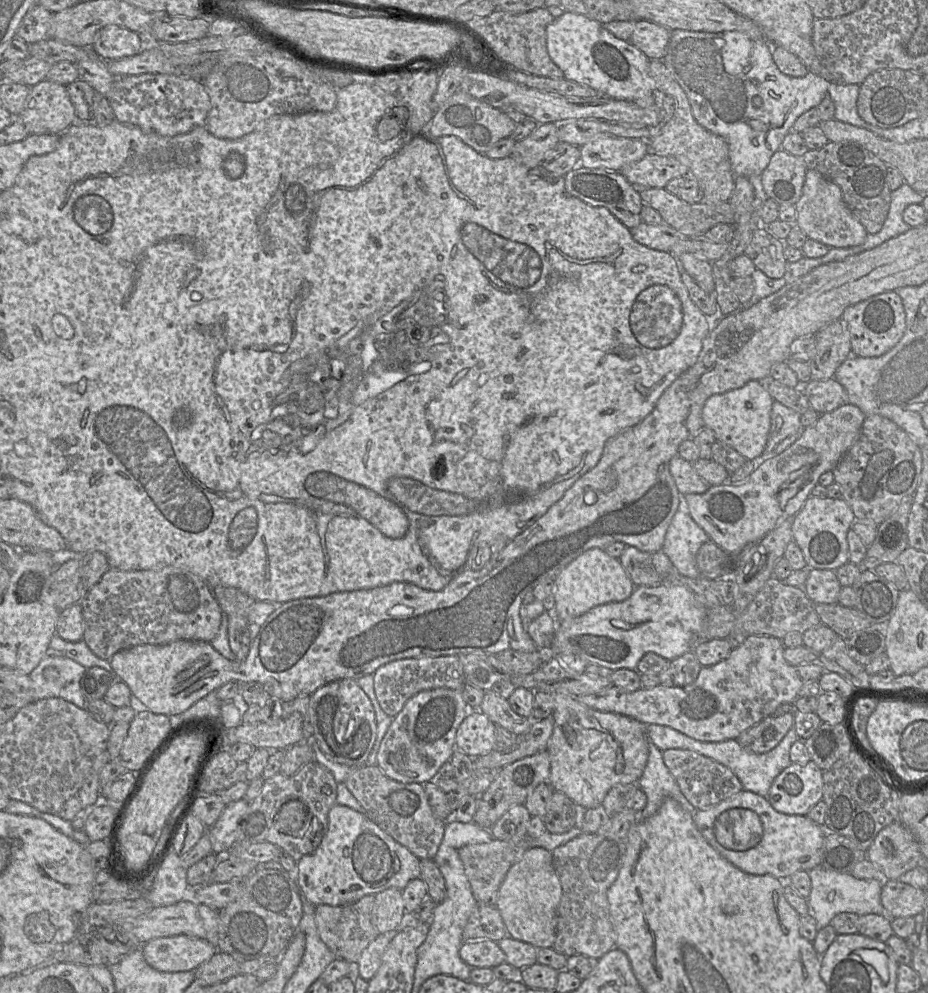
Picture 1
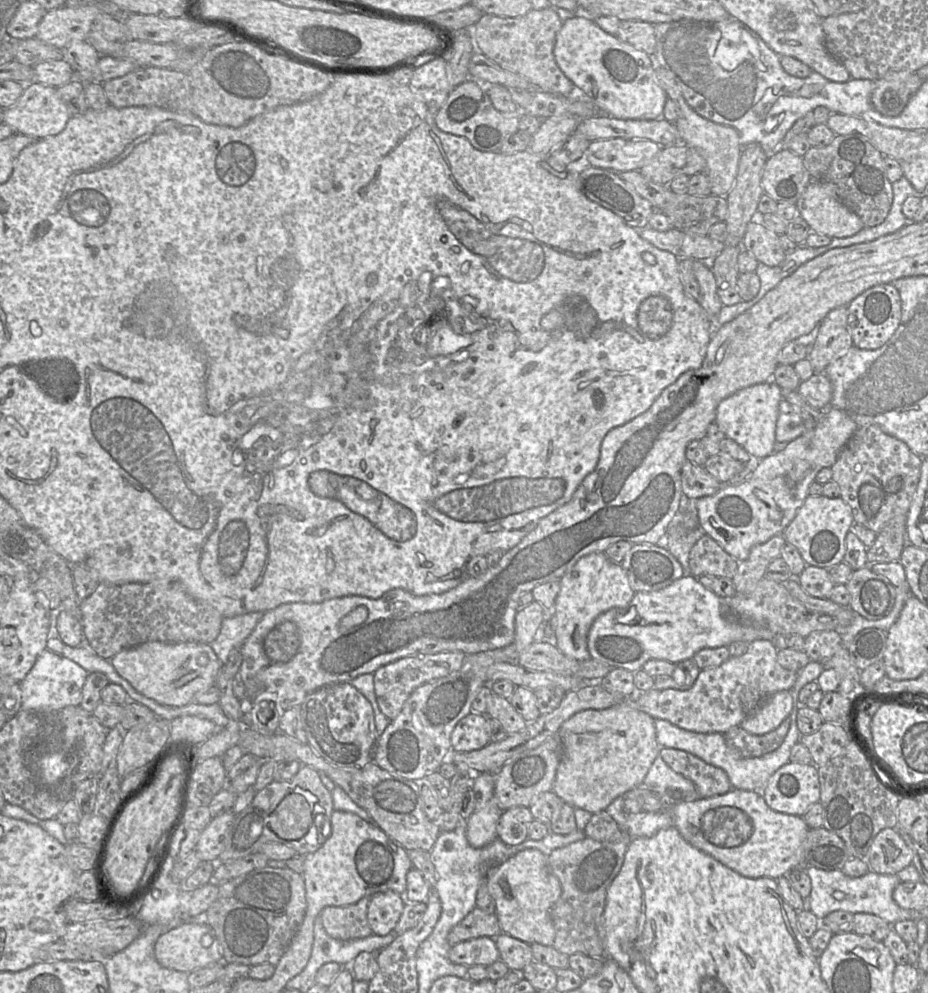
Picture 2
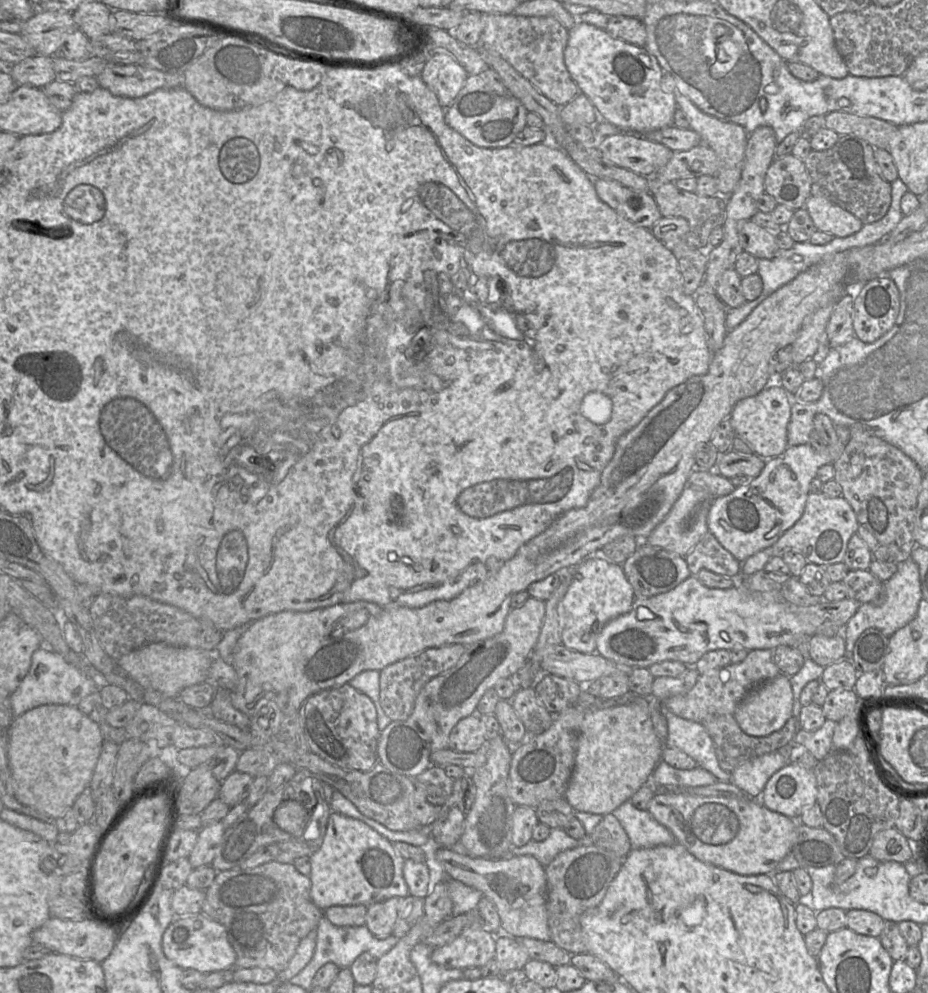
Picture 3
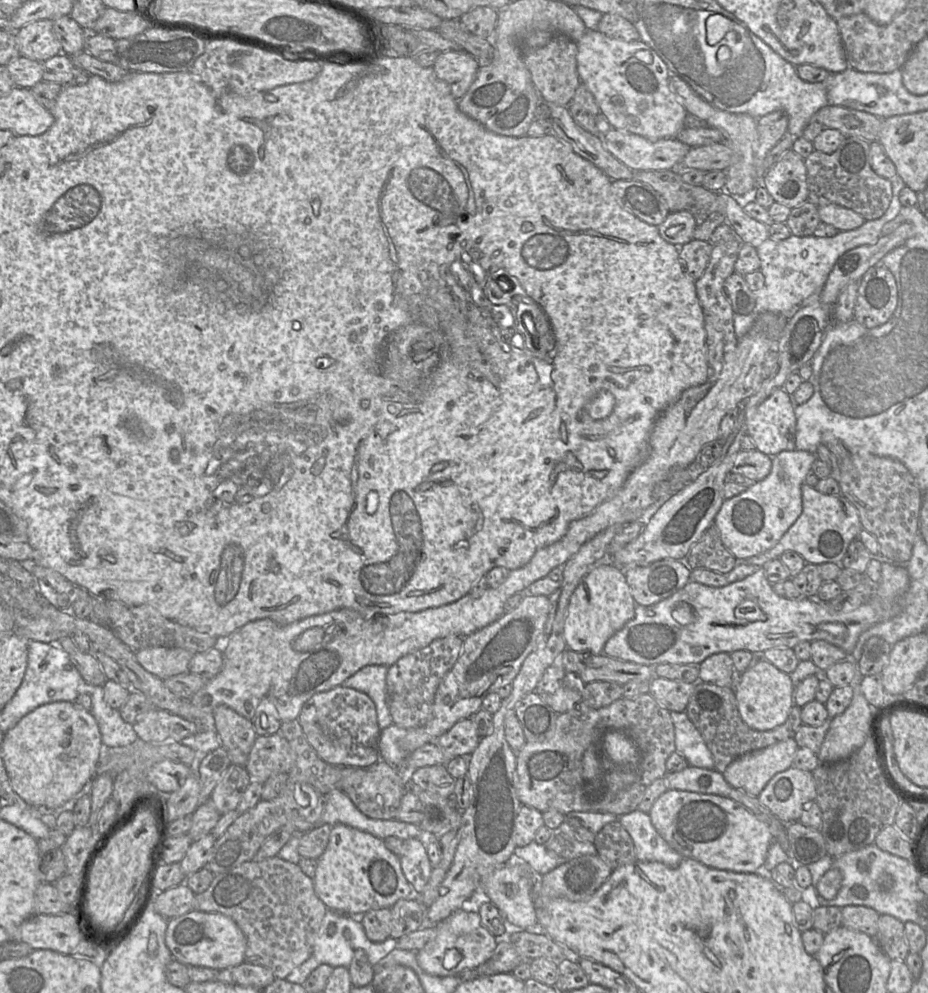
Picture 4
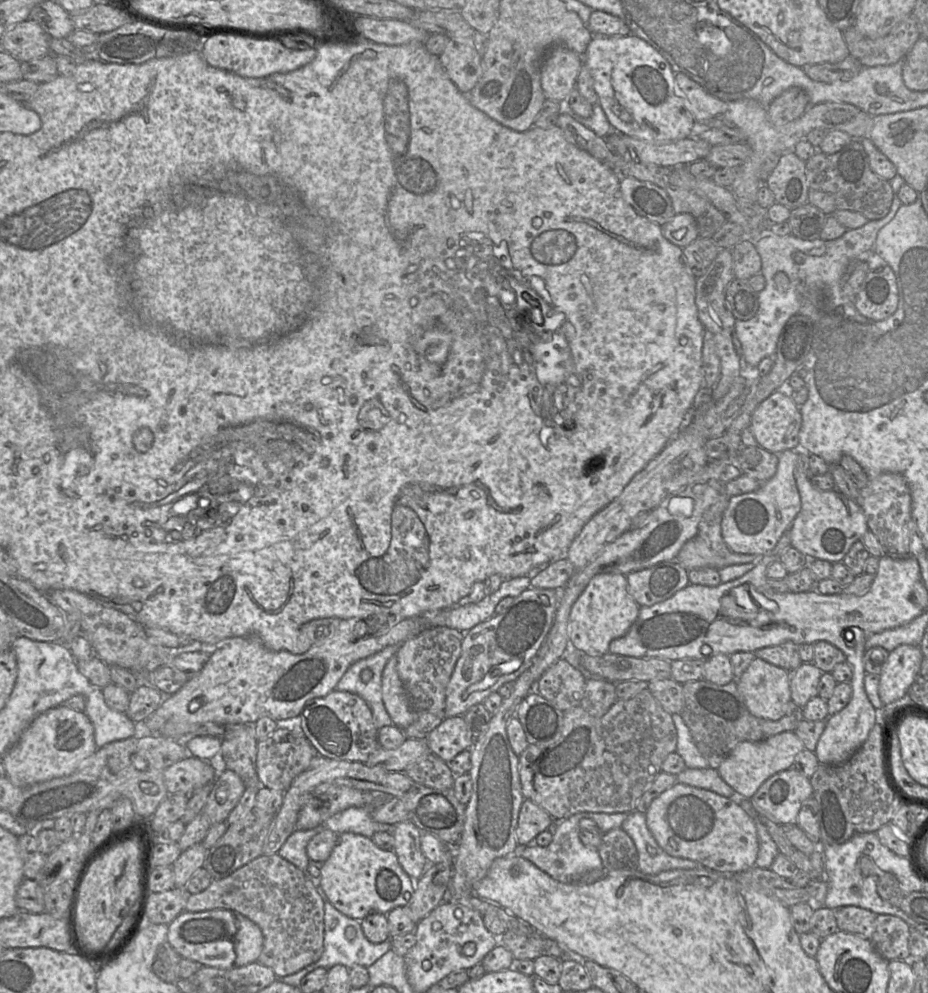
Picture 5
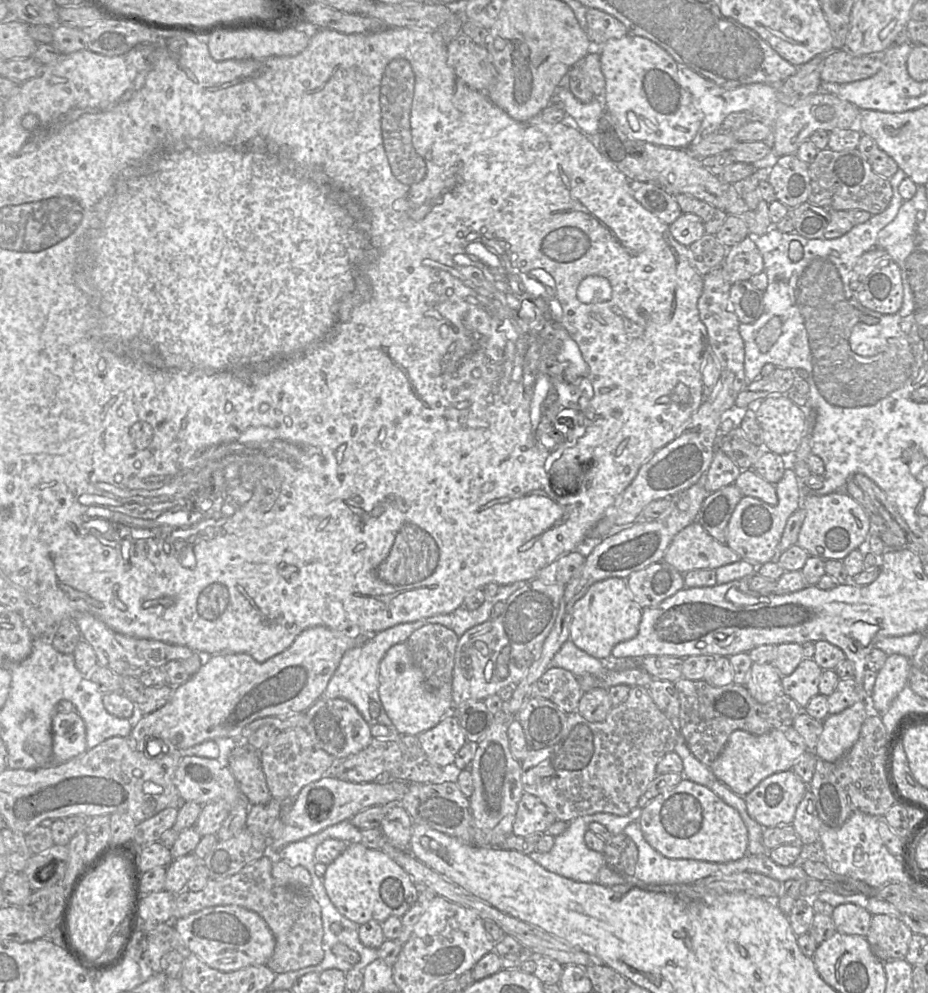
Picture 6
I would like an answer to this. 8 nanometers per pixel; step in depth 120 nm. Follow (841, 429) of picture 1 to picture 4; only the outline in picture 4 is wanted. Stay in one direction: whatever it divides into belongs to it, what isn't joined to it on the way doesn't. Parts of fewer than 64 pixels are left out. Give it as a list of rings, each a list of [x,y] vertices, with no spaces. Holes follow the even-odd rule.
[[[798,449],[782,451],[772,457],[769,475],[752,482],[744,492],[723,501],[713,523],[719,531],[723,545],[737,560],[746,560],[772,548],[798,519],[803,510],[801,487],[816,458],[816,455],[809,451]]]

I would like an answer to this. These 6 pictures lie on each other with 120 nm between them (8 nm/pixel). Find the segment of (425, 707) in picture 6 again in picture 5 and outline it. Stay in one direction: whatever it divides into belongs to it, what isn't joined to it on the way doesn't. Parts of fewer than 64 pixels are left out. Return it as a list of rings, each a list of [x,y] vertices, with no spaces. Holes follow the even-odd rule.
[[[396,654],[389,659],[383,670],[382,698],[394,725],[405,729],[415,721],[415,712],[398,675]]]

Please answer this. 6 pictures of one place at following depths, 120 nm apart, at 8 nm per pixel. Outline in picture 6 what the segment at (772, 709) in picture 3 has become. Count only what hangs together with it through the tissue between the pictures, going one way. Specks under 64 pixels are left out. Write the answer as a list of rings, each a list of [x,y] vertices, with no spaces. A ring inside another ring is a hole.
[[[752,663],[745,687],[757,702],[765,704],[784,694],[781,679],[772,664]]]

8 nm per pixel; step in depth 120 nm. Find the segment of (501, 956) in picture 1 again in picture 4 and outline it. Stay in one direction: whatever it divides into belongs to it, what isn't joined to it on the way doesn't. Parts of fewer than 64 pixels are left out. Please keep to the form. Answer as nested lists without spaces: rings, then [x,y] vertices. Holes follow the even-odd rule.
[[[458,909],[435,927],[435,937],[416,952],[418,965],[433,976],[455,976],[464,969],[476,969],[491,958],[499,942],[499,938],[483,926],[478,912]]]

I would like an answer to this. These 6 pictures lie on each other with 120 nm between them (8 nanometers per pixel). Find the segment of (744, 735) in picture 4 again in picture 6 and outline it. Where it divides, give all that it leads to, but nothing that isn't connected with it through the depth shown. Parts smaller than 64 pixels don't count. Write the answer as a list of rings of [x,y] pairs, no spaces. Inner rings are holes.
[[[680,678],[674,682],[680,701],[679,720],[681,732],[691,753],[704,765],[710,767],[722,753],[728,738],[735,730],[744,730],[754,735],[762,735],[773,729],[793,725],[795,717],[802,711],[801,707],[789,696],[782,694],[774,700],[761,704],[757,702],[744,685],[730,683],[715,687],[705,680],[688,680]]]

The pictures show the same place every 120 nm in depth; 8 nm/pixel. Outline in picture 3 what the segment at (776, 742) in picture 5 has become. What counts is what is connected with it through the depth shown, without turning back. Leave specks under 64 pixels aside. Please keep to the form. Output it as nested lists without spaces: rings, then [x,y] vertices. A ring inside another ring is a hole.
[[[773,751],[748,760],[731,772],[731,782],[750,798],[760,799],[769,778],[786,766],[788,758]]]

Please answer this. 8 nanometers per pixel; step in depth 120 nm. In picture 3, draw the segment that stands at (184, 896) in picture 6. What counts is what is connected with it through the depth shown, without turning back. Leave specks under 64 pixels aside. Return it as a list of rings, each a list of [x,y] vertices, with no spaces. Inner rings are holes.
[[[273,860],[252,869],[233,868],[218,872],[205,890],[202,913],[224,926],[228,941],[236,953],[234,969],[268,967],[280,973],[294,956],[300,941],[312,930],[317,930],[324,915],[324,911],[314,904],[310,890],[310,878],[301,874],[293,864]]]

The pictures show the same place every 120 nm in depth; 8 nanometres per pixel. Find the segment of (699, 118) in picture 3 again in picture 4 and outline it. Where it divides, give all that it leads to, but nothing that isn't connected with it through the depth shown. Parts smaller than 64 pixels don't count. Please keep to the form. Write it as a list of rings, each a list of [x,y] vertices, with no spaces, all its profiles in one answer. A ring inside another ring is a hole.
[[[670,75],[670,86],[687,113],[704,120],[708,124],[708,127],[720,130],[724,136],[724,142],[731,148],[732,163],[726,170],[726,185],[724,190],[741,200],[750,198],[758,186],[757,171],[754,165],[754,153],[758,139],[757,119],[748,114],[728,113],[711,106],[677,76]]]

